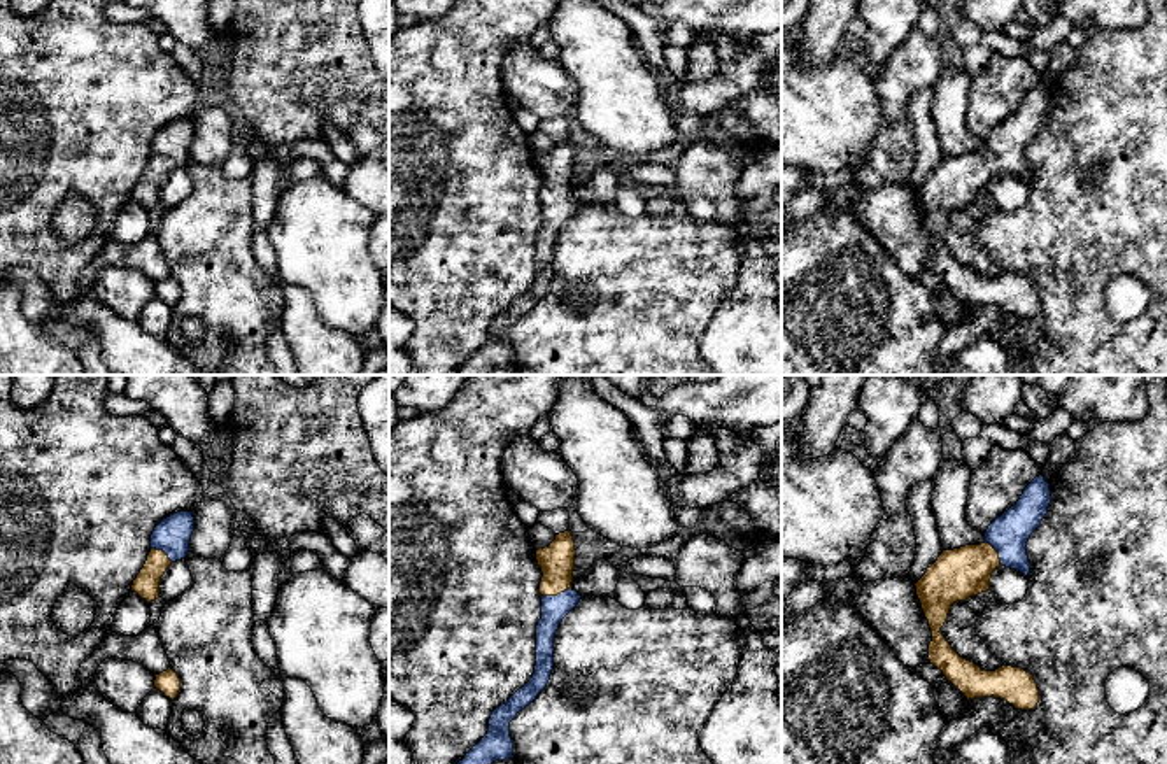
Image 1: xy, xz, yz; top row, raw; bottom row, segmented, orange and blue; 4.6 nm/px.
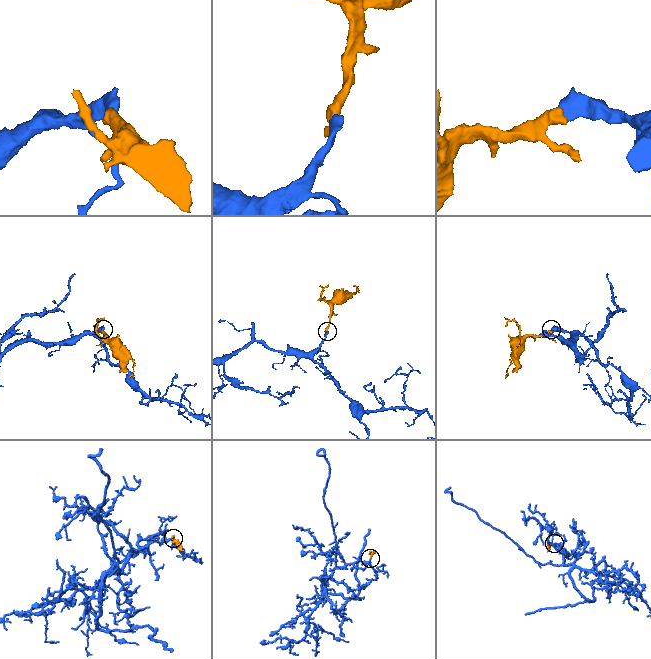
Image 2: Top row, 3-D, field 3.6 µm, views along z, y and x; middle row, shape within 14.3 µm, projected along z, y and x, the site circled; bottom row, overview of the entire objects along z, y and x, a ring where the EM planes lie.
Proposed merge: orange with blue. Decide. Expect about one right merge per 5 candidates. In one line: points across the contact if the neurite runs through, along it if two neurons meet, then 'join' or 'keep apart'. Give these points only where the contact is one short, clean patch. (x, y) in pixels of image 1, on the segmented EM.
runs through xz (558, 559), (556, 594), (554, 608); join

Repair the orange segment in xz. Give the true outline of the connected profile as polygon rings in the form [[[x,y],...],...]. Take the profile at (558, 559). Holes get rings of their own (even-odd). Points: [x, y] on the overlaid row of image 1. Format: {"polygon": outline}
{"polygon": [[[571,531],[555,534],[555,540],[536,550],[541,568],[541,619],[536,626],[536,666],[531,680],[489,718],[487,734],[457,764],[492,764],[513,759],[510,722],[531,704],[547,687],[554,669],[554,638],[562,619],[580,603],[580,594],[571,589],[575,568],[575,541]]]}

